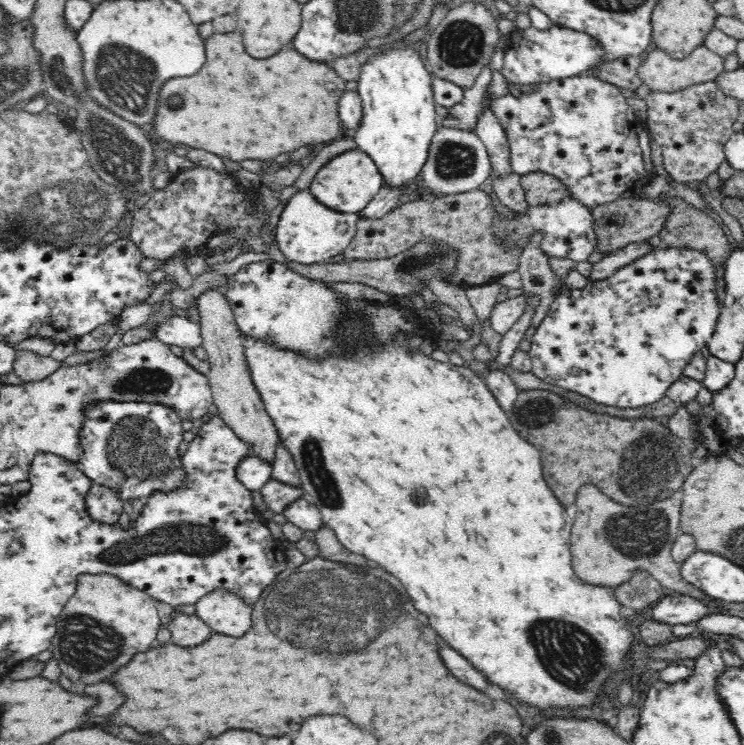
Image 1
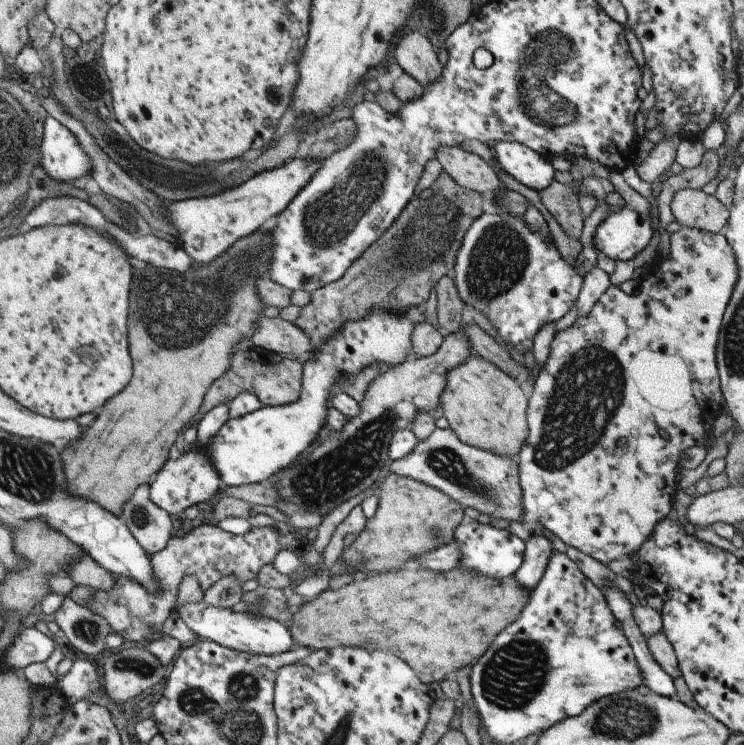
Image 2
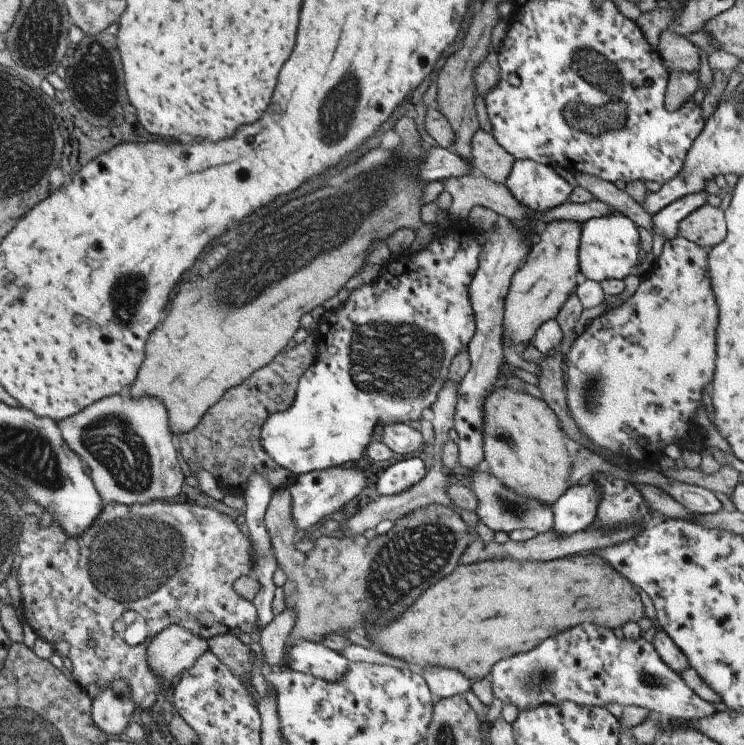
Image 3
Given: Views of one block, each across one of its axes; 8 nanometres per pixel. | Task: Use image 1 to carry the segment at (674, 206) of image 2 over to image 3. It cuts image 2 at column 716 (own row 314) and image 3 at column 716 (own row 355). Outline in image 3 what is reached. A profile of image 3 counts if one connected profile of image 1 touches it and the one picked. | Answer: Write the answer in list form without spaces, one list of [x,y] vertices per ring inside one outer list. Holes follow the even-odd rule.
[[[702,206],[679,223],[677,234],[710,250],[726,239],[725,212],[721,207]]]

